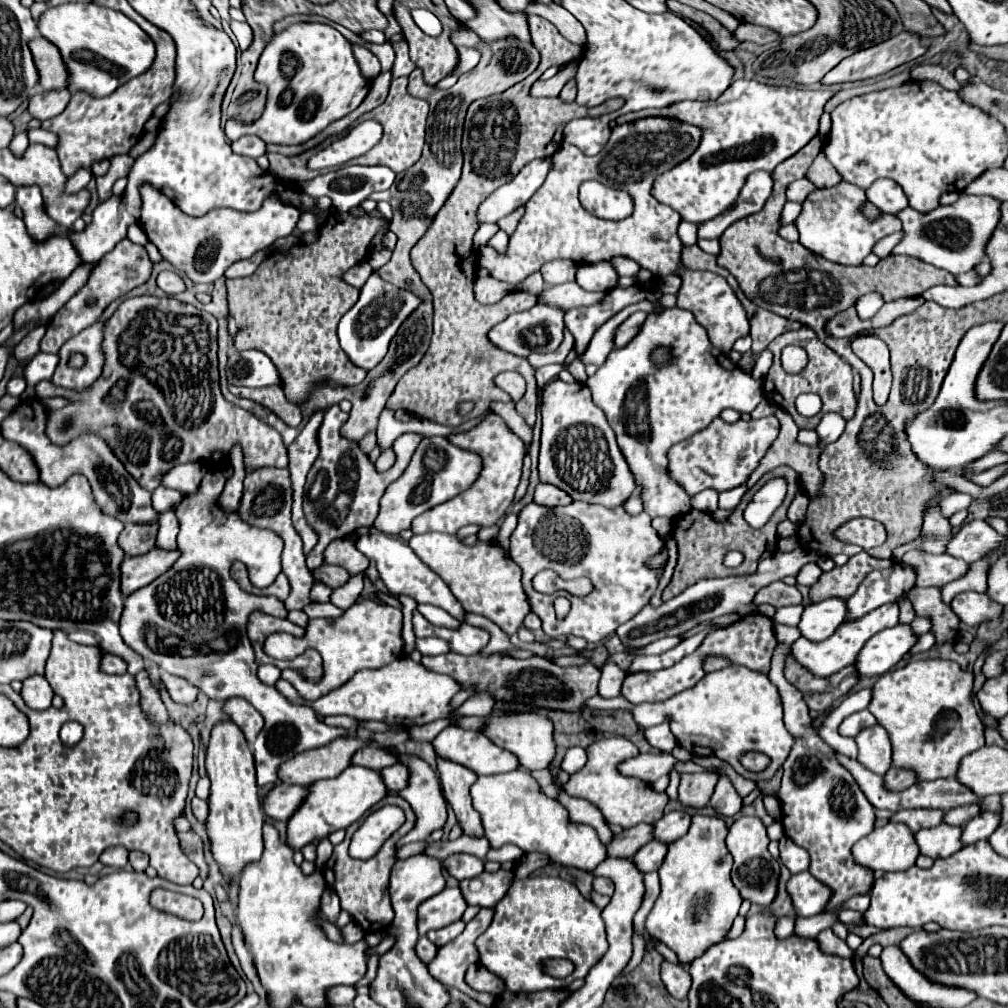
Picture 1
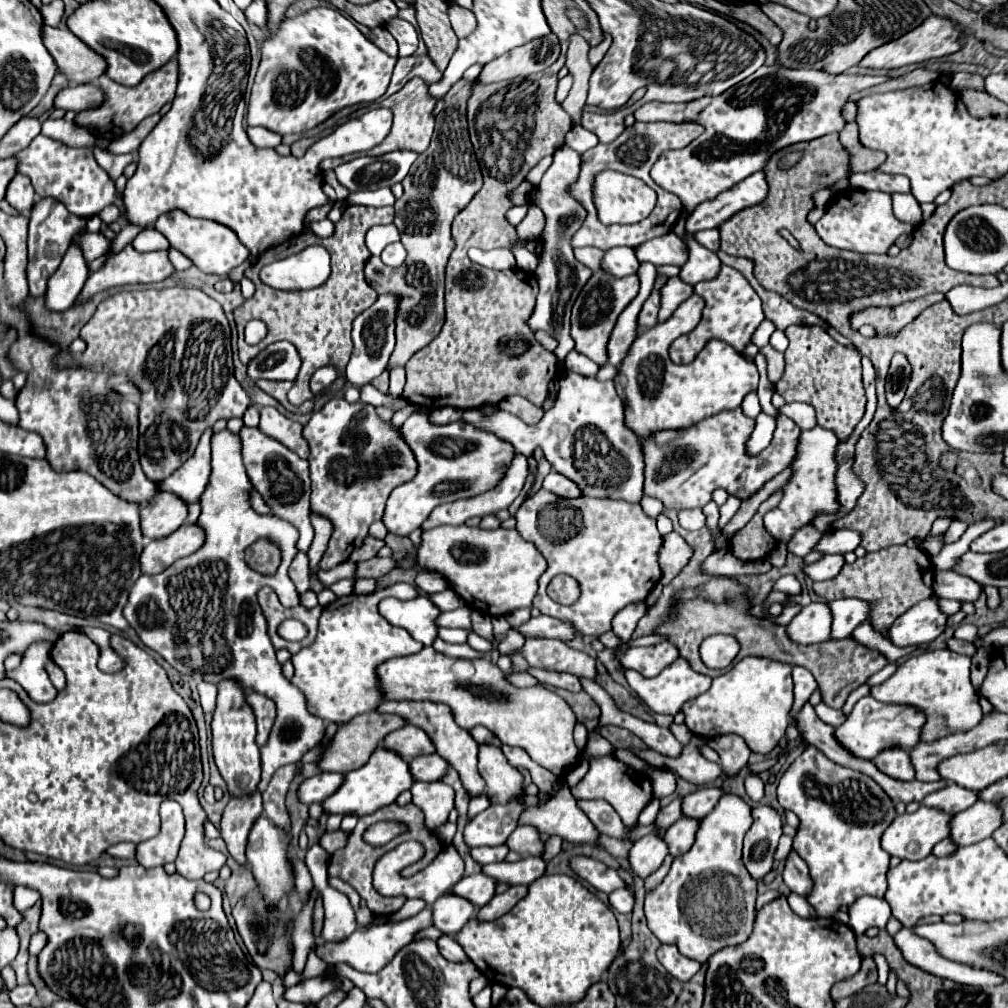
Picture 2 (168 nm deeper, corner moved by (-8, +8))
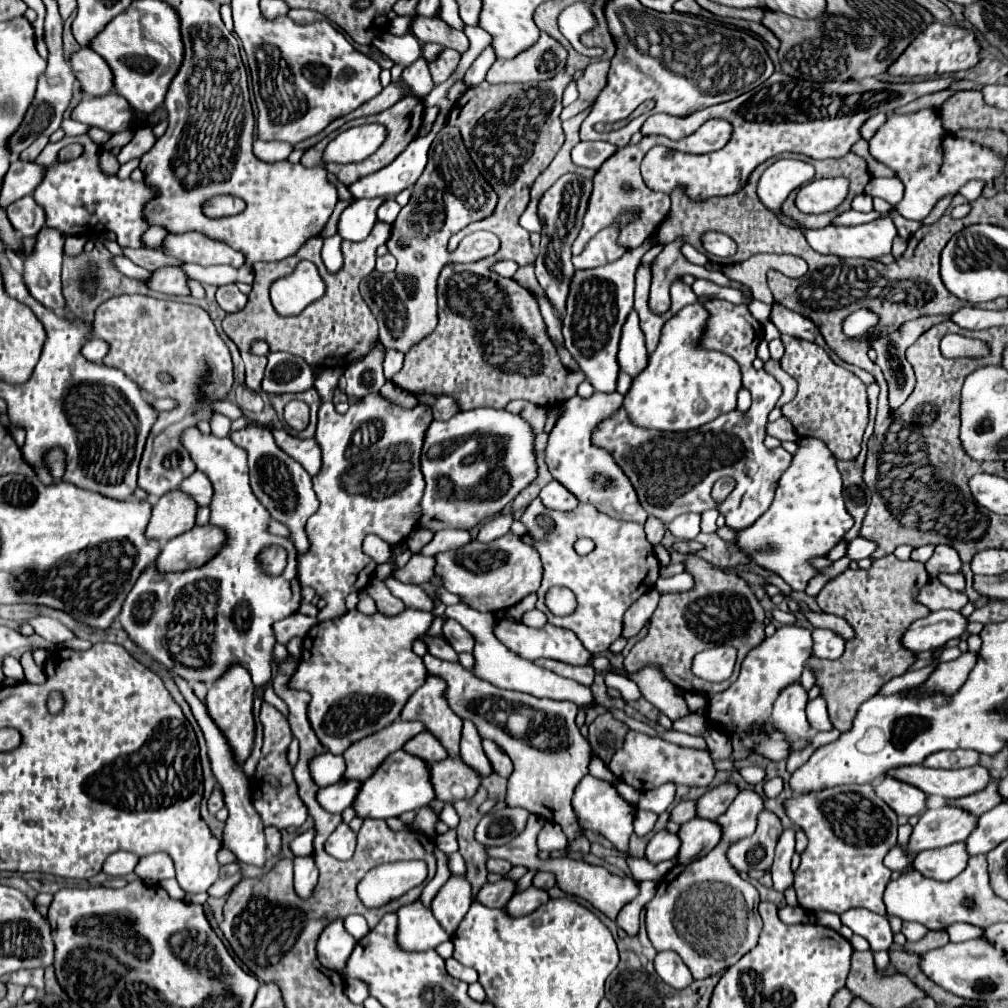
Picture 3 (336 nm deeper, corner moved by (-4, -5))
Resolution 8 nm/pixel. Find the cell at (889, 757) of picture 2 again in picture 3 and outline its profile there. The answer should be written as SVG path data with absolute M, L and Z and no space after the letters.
M883 778L875 786L875 794L885 800L899 816L921 816L927 810L927 794L895 778Z

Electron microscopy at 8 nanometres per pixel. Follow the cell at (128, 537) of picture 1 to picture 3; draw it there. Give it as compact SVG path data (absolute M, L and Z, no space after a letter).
M171 490L157 500L147 526L147 538L167 542L195 526L197 504L183 490Z

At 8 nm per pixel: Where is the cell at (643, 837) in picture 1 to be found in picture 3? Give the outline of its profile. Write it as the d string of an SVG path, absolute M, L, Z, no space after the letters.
M693 800L679 802L679 804L673 808L673 812L671 812L671 820L677 822L677 824L685 824L685 822L689 822L691 818L695 818L695 810L697 810L697 806L695 806Z

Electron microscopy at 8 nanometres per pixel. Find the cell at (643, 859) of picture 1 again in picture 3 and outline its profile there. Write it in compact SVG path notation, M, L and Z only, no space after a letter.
M693 818L691 822L685 822L679 830L679 838L681 838L679 864L689 864L709 854L719 844L721 836L723 836L723 830L713 820Z

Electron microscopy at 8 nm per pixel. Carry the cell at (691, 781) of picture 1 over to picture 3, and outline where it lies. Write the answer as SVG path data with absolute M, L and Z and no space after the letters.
M629 730L625 734L623 748L619 748L609 762L609 770L623 780L625 784L633 786L639 792L647 792L653 788L659 788L667 782L675 784L685 784L685 786L709 786L713 776L715 776L715 766L713 760L707 752L695 750L695 748L685 748L677 746L673 742L667 742L659 736L649 736L643 732Z

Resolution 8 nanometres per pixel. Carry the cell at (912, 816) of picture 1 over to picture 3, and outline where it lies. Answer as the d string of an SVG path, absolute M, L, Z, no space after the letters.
M991 780L987 784L987 788L983 788L981 792L975 792L975 794L969 794L969 796L963 796L963 798L957 798L957 800L949 800L949 804L959 806L963 810L971 810L975 816L981 816L983 812L995 808L1001 802L1003 802L1003 798L999 796L997 780Z

